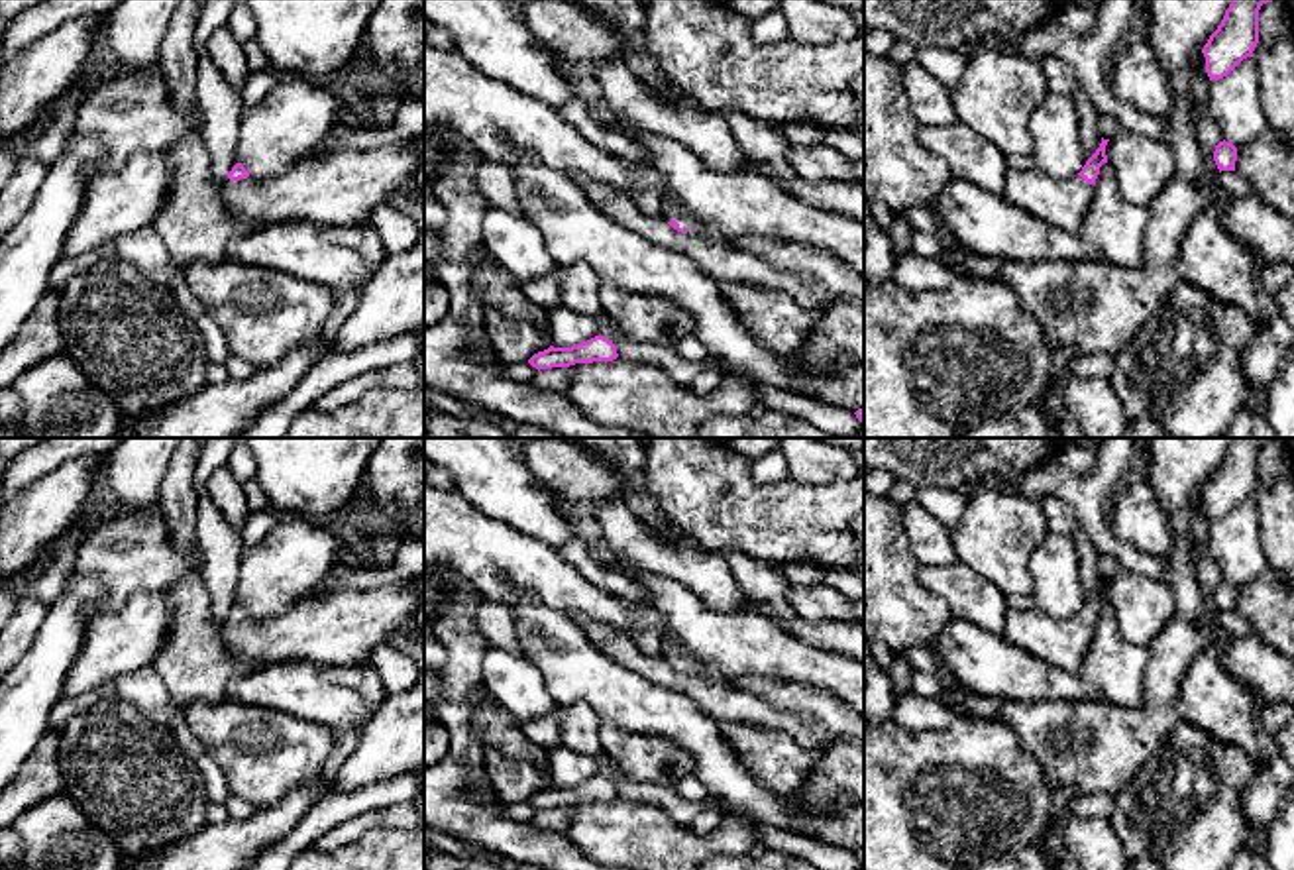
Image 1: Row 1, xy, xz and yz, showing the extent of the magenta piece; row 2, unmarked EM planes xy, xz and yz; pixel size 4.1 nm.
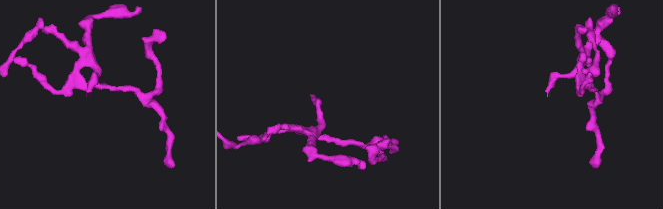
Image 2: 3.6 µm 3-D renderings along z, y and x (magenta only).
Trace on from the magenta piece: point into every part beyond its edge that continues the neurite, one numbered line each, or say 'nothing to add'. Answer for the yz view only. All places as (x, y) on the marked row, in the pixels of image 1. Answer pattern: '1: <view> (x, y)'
1: yz (1061, 203)

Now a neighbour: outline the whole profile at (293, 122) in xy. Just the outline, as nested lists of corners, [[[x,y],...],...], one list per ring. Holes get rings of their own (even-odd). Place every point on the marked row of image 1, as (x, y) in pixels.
[[[287,75],[255,108],[242,112],[234,165],[242,163],[255,179],[281,175],[297,163],[326,155],[328,139],[342,126],[342,102],[322,82]]]

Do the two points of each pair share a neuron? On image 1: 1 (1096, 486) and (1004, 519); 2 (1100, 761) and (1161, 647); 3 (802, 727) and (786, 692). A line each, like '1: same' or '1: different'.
1: different
2: same
3: different

